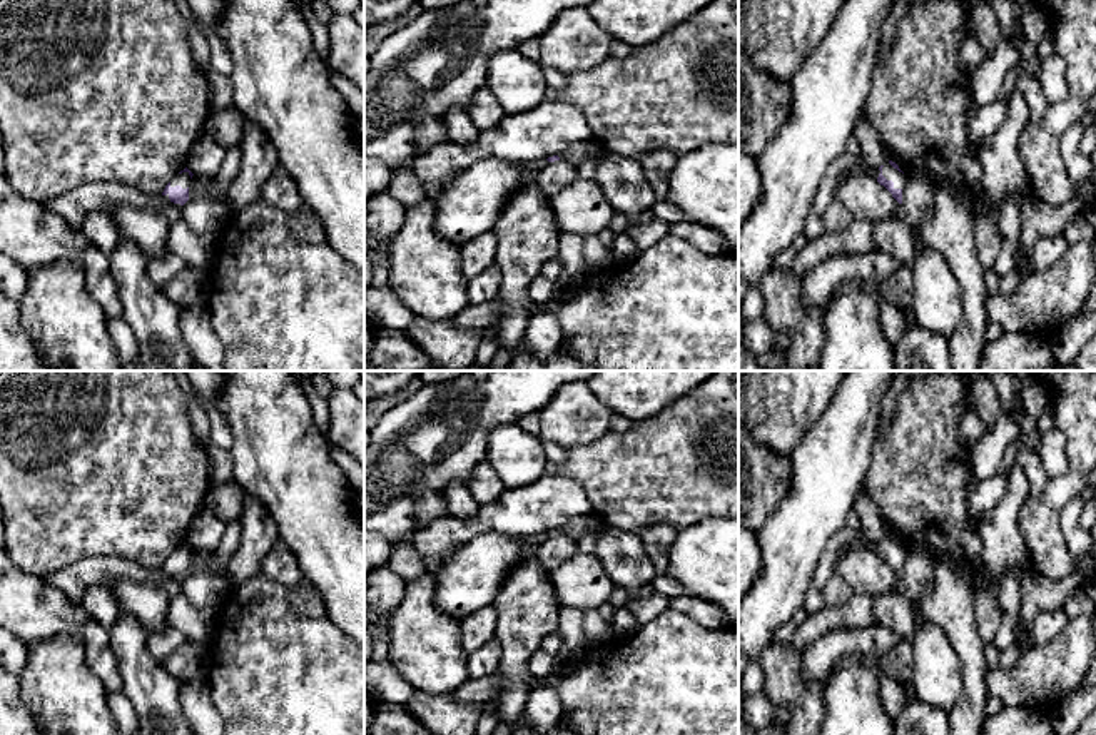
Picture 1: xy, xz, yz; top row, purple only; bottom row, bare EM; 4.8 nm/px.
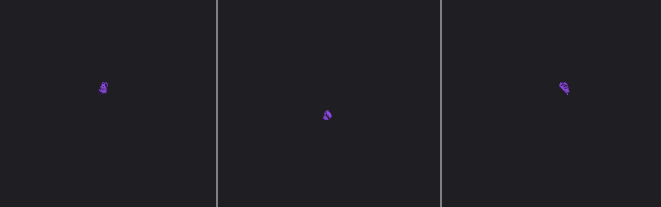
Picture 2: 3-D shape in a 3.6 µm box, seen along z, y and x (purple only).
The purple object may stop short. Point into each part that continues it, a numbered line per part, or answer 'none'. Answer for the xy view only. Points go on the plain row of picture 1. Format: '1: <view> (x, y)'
1: xy (182, 553)

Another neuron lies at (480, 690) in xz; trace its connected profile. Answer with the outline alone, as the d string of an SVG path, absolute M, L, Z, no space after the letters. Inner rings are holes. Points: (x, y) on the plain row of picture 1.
M500 673L483 677L478 680L468 678L459 688L454 690L453 697L463 703L486 703L491 700L501 687Z

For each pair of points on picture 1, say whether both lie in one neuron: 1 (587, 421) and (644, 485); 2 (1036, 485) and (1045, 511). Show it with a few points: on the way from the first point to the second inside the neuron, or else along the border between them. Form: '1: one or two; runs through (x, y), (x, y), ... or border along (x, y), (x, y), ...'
1: two; border along (608, 430), (592, 441), (567, 450)
2: two; border along (1050, 476), (1038, 493), (1028, 495)

